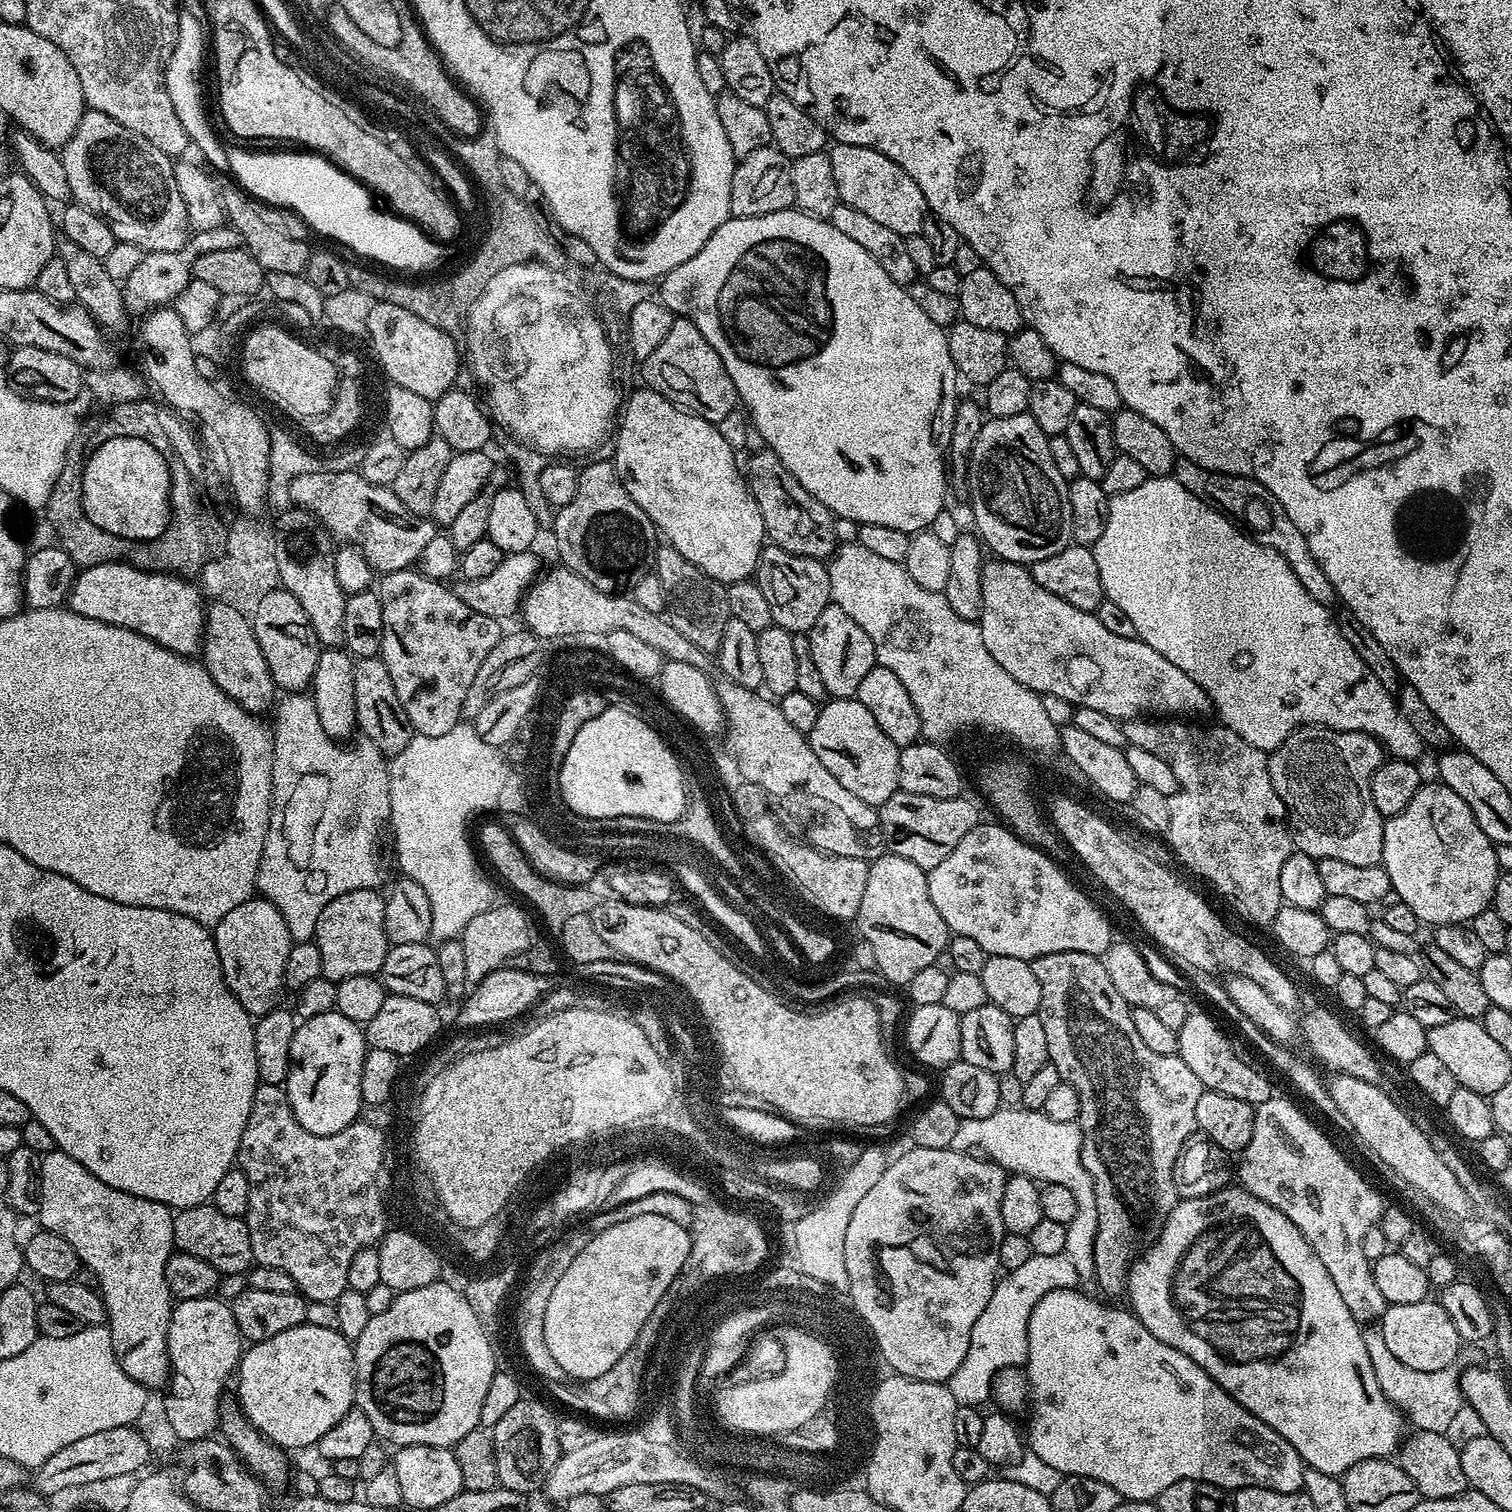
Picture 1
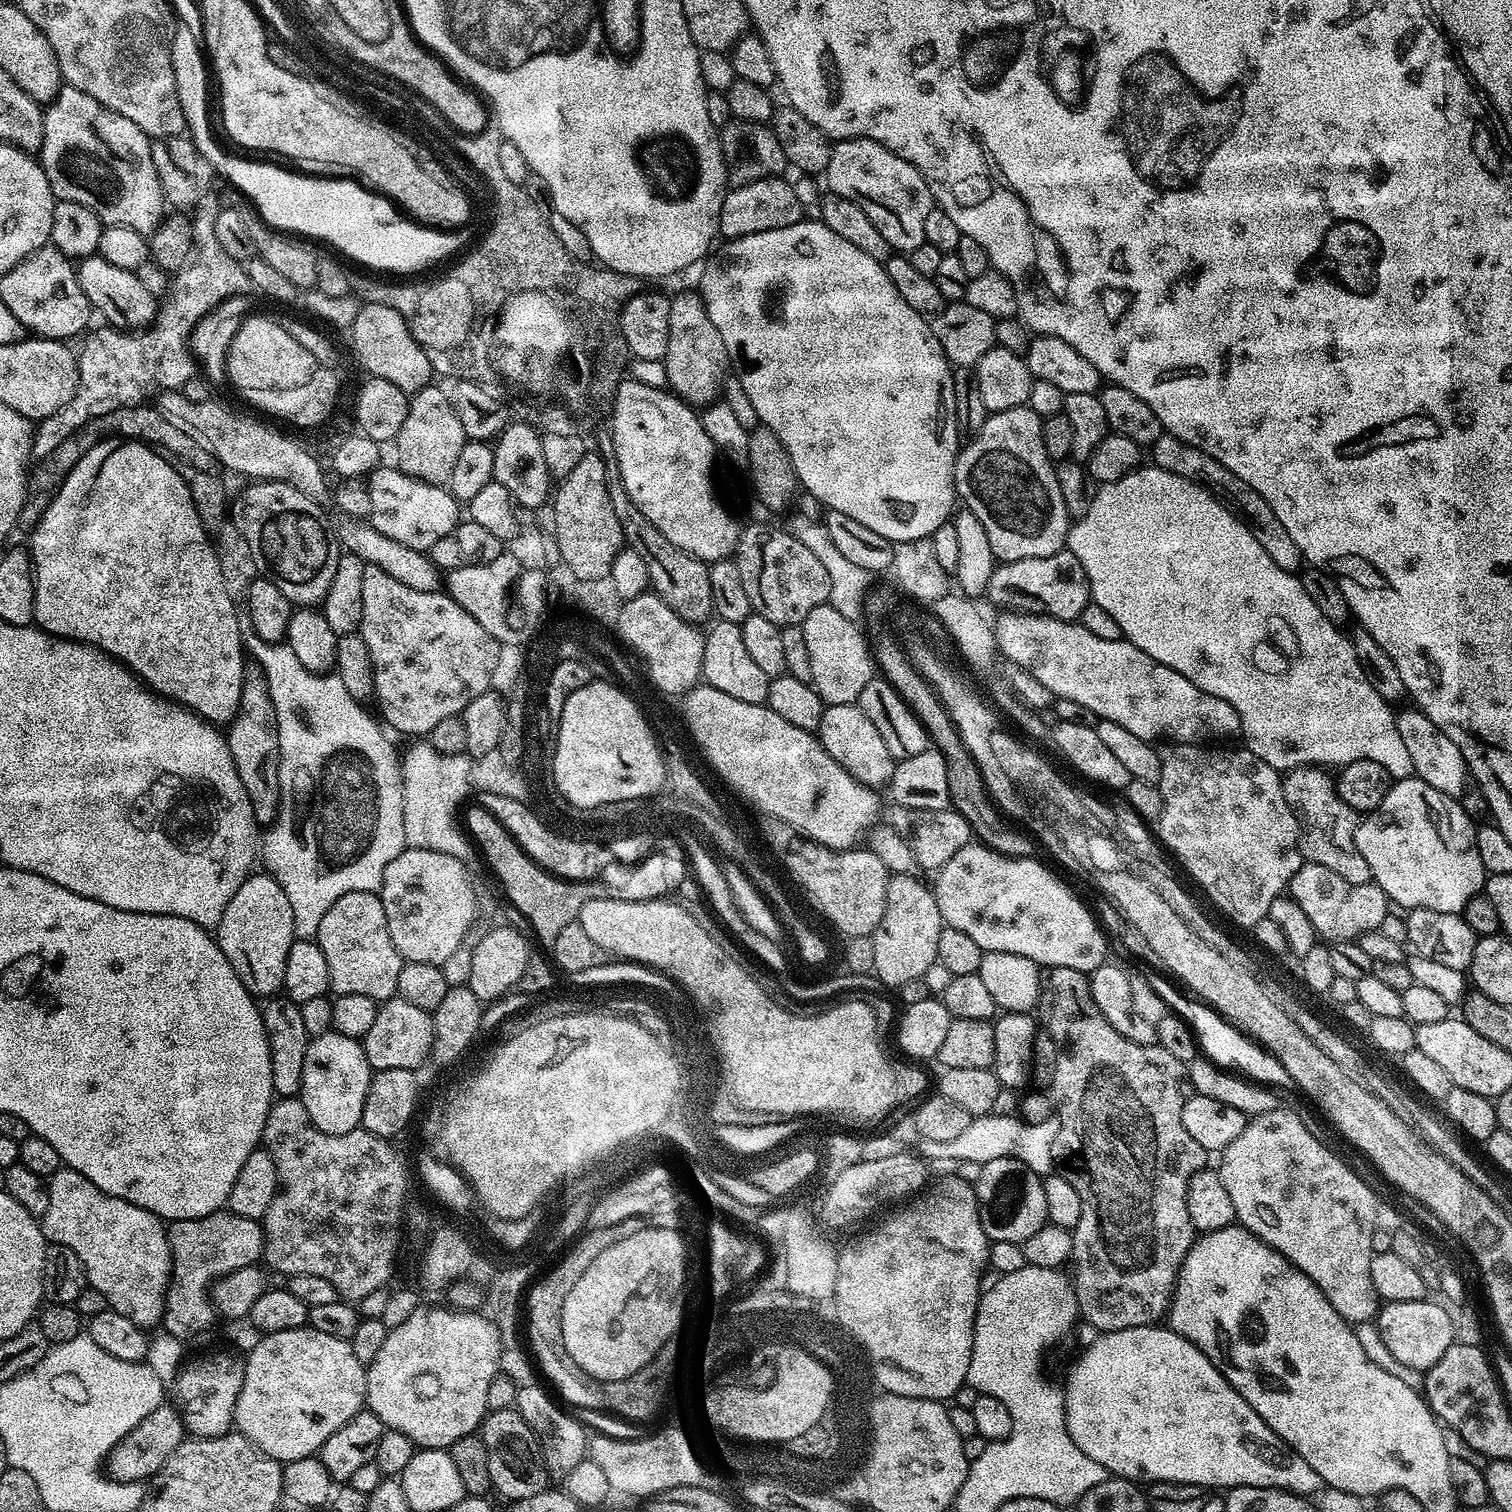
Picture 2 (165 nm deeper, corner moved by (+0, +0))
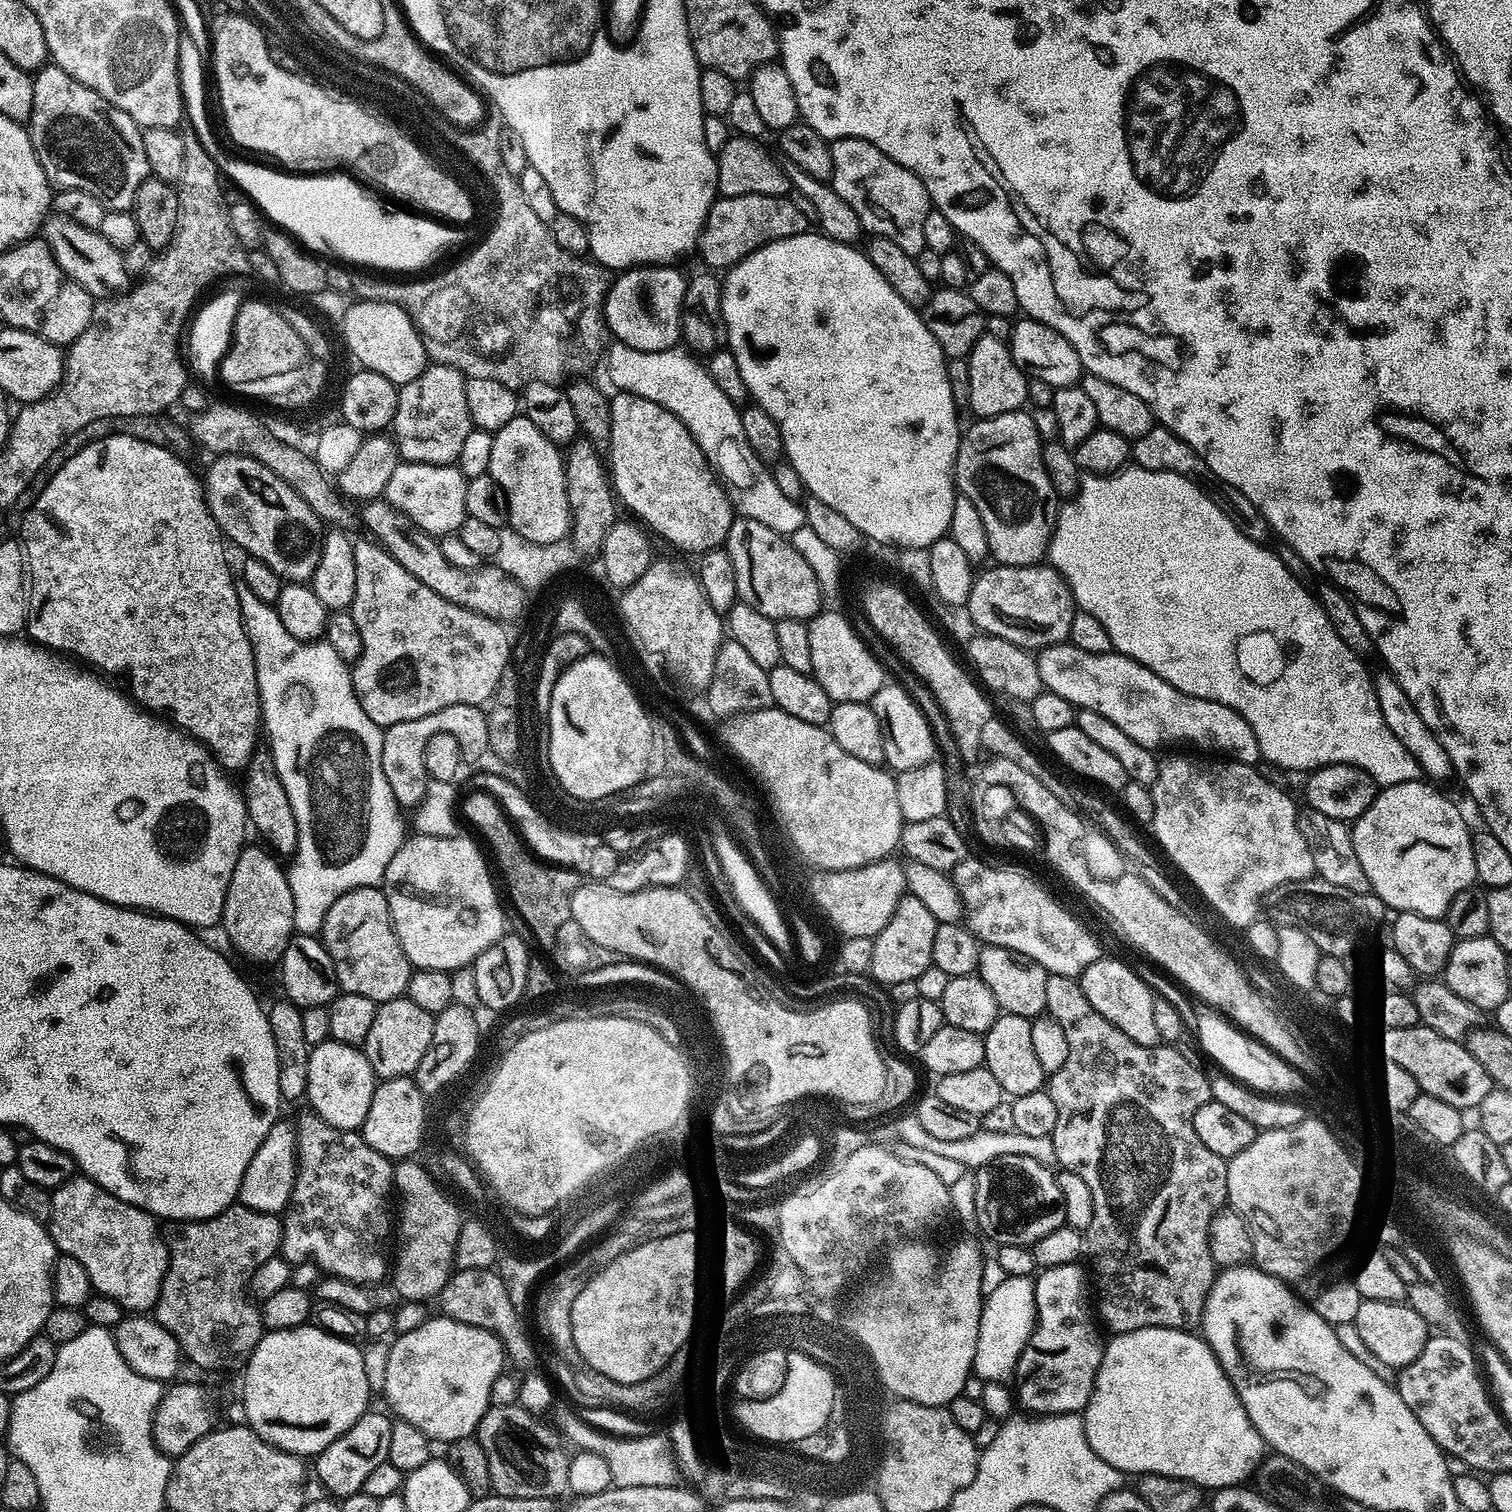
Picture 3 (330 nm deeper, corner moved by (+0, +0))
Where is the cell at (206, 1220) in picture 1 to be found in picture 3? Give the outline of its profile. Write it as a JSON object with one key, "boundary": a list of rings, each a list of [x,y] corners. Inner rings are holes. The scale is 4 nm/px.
{"boundary":[[[242,1203],[230,1205],[226,1210],[222,1210],[214,1218],[209,1220],[190,1220],[181,1223],[172,1233],[167,1233],[166,1243],[168,1246],[168,1269],[164,1275],[164,1281],[160,1287],[160,1296],[156,1299],[154,1309],[154,1318],[163,1326],[167,1332],[173,1336],[180,1344],[180,1351],[189,1361],[197,1363],[198,1366],[204,1367],[208,1371],[218,1371],[225,1374],[231,1374],[232,1371],[243,1369],[248,1363],[248,1359],[252,1356],[252,1351],[258,1346],[260,1337],[264,1335],[266,1329],[263,1320],[260,1319],[260,1308],[257,1301],[250,1295],[250,1285],[252,1276],[258,1270],[258,1266],[262,1266],[262,1262],[266,1262],[271,1256],[280,1252],[280,1238],[282,1235],[282,1220],[279,1215],[271,1212],[255,1212],[250,1210]]]}

